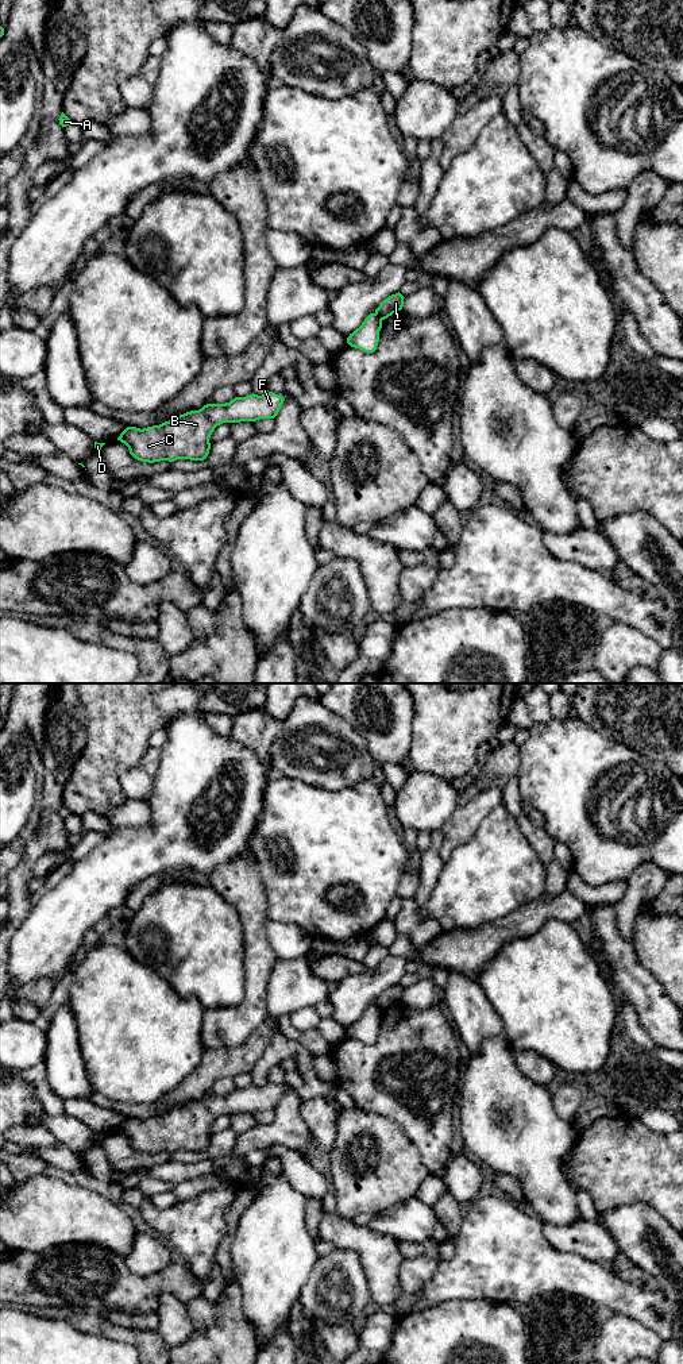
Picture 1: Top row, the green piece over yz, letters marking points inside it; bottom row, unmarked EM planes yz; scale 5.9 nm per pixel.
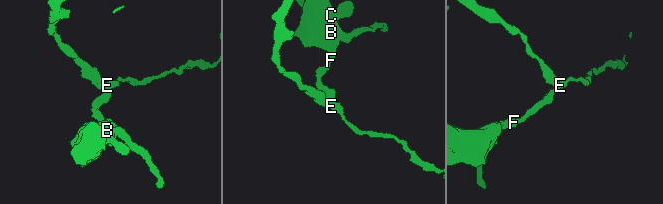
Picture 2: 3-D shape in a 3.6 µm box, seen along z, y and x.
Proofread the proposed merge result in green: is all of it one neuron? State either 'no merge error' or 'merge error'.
merge error

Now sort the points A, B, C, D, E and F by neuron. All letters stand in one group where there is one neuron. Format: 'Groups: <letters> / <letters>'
Groups: A E / B C D F

